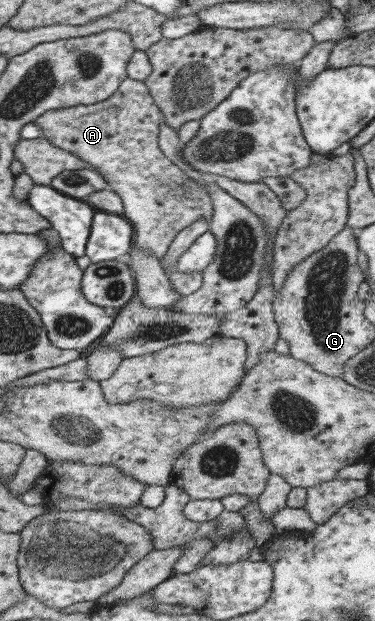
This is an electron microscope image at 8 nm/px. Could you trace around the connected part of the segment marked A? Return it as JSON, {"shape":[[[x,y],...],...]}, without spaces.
{"shape":[[[126,77],[108,98],[87,105],[76,105],[63,109],[46,110],[32,120],[40,129],[40,136],[50,144],[66,150],[95,168],[112,192],[120,199],[123,211],[120,213],[133,226],[133,244],[136,249],[148,252],[158,261],[170,247],[176,234],[200,217],[212,220],[212,208],[205,190],[183,175],[158,148],[158,126],[160,110],[142,81]]]}

